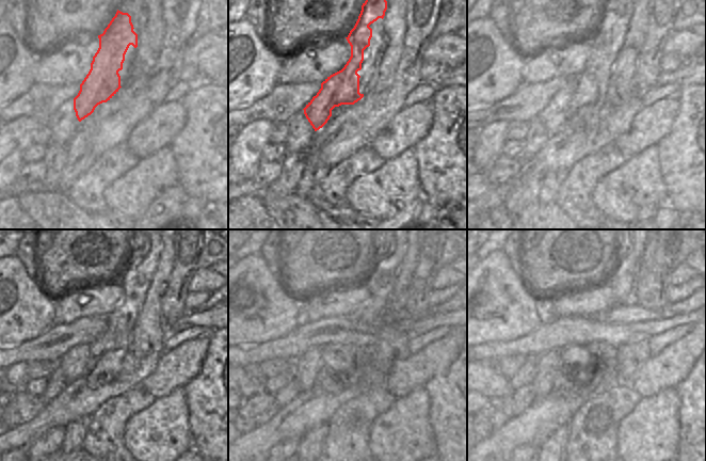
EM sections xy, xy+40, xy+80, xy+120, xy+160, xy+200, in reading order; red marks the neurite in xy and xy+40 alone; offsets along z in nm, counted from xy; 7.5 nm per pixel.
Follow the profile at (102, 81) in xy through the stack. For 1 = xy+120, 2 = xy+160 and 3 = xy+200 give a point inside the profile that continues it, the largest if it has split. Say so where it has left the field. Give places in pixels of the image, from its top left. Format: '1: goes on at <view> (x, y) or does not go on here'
1: goes on at xy+120 (98, 362)
2: goes on at xy+160 (339, 359)
3: goes on at xy+200 (577, 360)

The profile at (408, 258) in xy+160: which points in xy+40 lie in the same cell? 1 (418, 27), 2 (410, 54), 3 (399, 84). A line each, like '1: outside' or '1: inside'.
1: outside
2: outside
3: outside

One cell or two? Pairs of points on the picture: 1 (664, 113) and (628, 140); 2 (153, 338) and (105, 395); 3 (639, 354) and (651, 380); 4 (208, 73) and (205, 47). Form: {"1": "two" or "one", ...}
{"1": "one", "2": "two", "3": "two", "4": "one"}

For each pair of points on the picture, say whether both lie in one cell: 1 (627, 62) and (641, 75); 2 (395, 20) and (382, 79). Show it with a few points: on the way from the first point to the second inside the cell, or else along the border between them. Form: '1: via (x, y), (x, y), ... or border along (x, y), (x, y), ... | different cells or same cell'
1: border along (642, 46), (635, 74), (636, 92), (632, 95) | different cells
2: via (392, 35), (391, 49), (385, 64) | same cell

